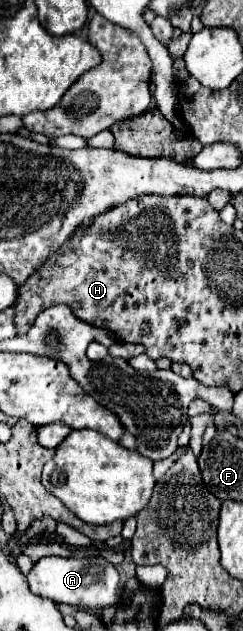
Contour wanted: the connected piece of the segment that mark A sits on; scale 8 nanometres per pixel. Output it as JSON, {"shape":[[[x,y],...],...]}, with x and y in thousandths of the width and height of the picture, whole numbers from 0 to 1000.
{"shape":[[[173,883],[115,908],[115,927],[148,943],[214,949],[222,956],[272,956],[362,968],[420,968],[436,962],[494,962],[502,956],[519,956],[486,905],[420,883]]]}

